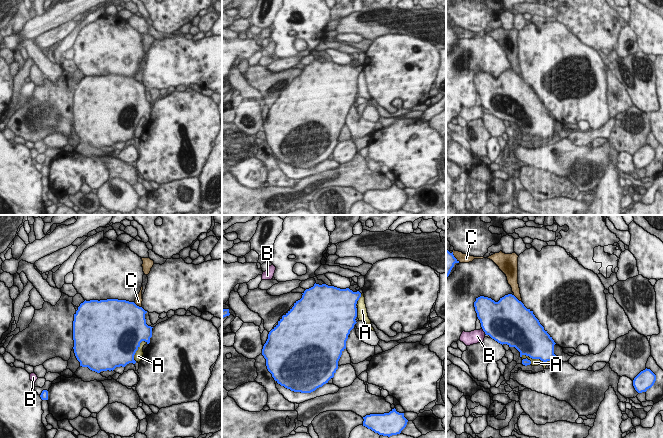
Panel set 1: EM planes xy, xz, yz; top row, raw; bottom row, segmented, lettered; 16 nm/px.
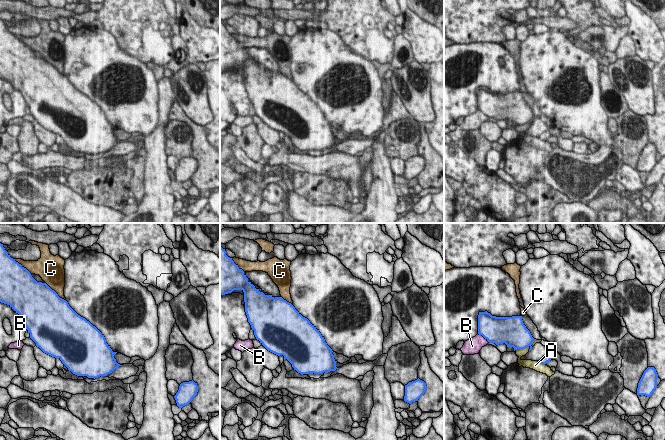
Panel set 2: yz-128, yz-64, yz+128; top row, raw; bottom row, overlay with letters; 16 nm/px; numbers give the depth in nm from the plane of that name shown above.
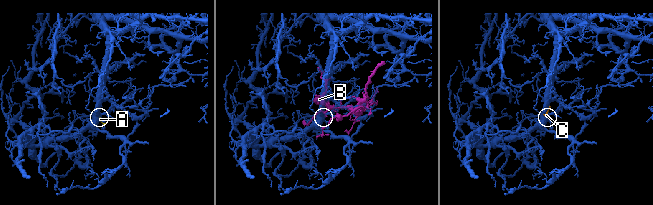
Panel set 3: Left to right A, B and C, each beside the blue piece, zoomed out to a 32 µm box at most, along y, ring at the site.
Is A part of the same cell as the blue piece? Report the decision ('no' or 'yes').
no

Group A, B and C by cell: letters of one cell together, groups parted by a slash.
A B / C

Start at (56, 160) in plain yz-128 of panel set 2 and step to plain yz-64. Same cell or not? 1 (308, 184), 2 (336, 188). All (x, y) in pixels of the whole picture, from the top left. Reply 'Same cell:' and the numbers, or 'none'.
Same cell: none

